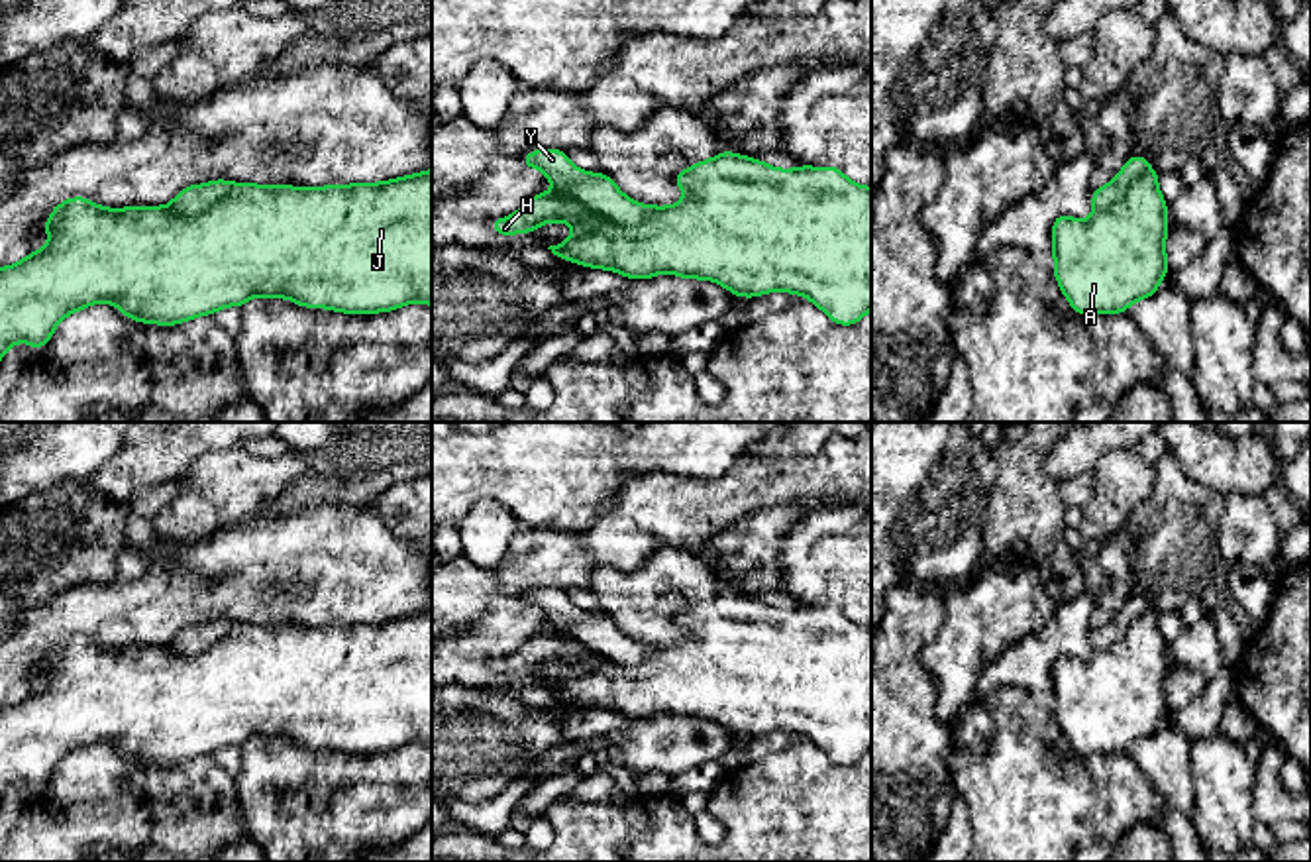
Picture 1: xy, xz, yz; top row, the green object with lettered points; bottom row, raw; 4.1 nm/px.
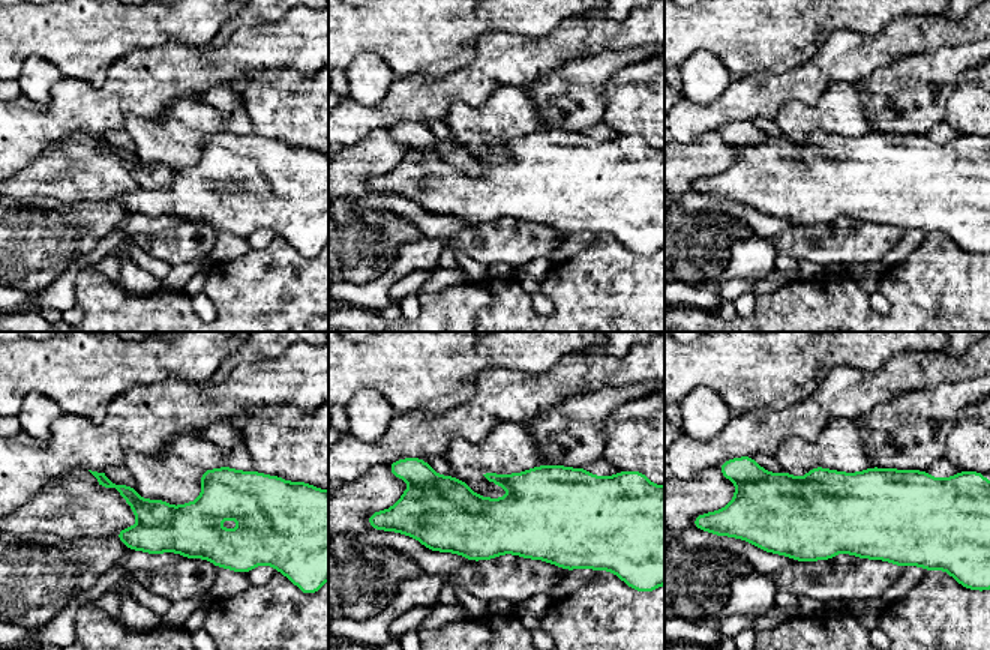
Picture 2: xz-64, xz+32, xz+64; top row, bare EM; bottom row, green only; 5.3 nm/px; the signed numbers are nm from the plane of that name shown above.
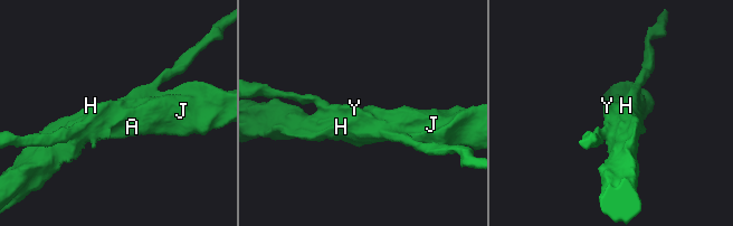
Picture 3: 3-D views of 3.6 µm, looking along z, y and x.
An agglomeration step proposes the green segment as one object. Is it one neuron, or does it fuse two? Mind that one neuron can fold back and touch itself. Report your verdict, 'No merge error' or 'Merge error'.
Merge error

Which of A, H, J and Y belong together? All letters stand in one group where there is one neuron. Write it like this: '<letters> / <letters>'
A H J / Y

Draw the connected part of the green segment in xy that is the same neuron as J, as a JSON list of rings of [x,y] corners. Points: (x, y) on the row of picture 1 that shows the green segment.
[[[432,169],[396,177],[393,181],[328,187],[234,183],[232,190],[222,200],[194,216],[181,216],[169,206],[104,208],[84,196],[73,196],[53,208],[43,224],[43,230],[49,234],[45,247],[31,251],[10,267],[0,267],[0,361],[4,353],[20,342],[29,344],[35,351],[41,350],[51,340],[63,318],[96,302],[112,302],[124,316],[131,320],[161,326],[173,326],[198,316],[216,314],[224,306],[241,308],[249,298],[255,296],[290,298],[298,306],[330,308],[334,312],[347,314],[389,312],[412,302],[424,302],[432,306]]]

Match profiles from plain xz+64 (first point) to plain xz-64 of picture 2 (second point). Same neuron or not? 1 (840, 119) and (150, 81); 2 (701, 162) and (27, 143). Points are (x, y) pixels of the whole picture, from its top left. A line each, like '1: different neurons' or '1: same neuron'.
1: different neurons
2: different neurons

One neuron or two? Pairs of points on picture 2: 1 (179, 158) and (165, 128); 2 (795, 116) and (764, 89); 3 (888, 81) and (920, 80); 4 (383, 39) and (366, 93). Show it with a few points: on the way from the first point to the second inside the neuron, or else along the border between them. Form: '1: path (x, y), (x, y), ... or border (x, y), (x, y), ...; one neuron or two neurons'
1: path (179, 150), (173, 135); one neuron
2: border (819, 96), (813, 105), (788, 102), (773, 119); two neurons
3: path (896, 81), (912, 81); one neuron
4: border (345, 69), (362, 54), (377, 54), (398, 77); two neurons

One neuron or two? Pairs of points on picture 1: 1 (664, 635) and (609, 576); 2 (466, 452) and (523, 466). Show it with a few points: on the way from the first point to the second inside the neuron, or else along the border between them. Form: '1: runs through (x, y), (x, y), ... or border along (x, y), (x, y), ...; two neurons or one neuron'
1: runs through (650, 621), (621, 590); one neuron
2: runs through (479, 464), (509, 464); one neuron

